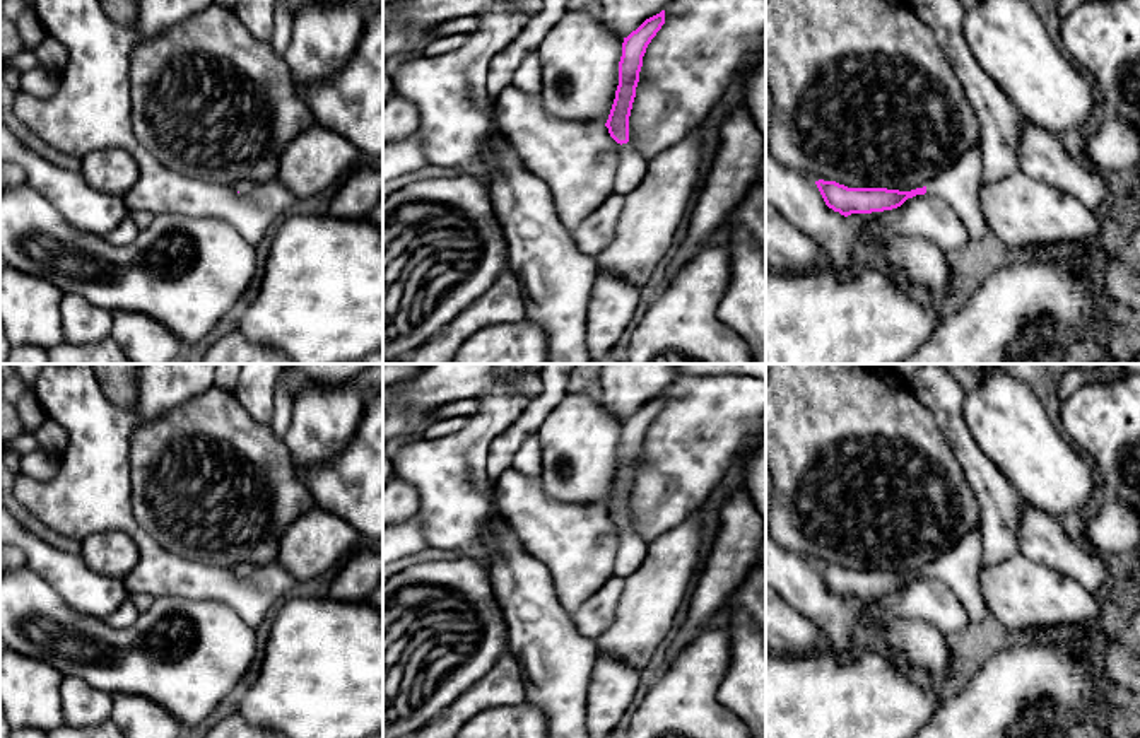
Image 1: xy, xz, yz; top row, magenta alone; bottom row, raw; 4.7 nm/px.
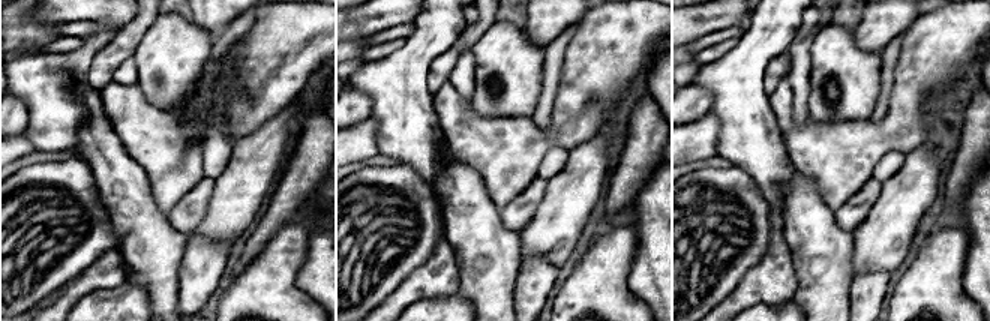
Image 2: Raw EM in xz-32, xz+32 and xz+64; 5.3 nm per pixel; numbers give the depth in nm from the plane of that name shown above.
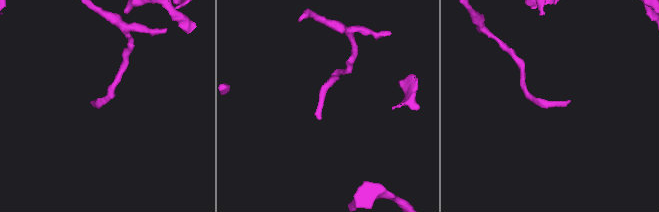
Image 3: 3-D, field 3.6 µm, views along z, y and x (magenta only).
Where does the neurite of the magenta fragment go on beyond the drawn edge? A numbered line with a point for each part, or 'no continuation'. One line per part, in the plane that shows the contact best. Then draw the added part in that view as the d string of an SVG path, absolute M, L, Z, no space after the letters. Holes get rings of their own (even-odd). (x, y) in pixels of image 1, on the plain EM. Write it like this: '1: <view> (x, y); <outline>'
1: xz (631, 552); M631 524L620 528L619 550L615 557L615 576L626 579L644 562L648 542Z

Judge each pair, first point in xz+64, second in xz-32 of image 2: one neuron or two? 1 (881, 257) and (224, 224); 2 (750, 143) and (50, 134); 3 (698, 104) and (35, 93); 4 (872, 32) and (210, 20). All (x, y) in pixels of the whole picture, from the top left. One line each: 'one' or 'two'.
1: one
2: one
3: two
4: one

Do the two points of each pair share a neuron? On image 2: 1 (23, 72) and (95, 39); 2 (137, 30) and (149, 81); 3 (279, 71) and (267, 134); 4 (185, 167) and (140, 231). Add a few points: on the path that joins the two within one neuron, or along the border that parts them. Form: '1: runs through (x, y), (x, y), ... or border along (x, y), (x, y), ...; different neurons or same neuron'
1: runs through (41, 72), (63, 72), (78, 57); same neuron
2: border along (158, 15), (132, 56); different neurons
3: border along (294, 98), (240, 138); different neurons
4: border along (144, 173), (153, 203), (165, 215); different neurons

